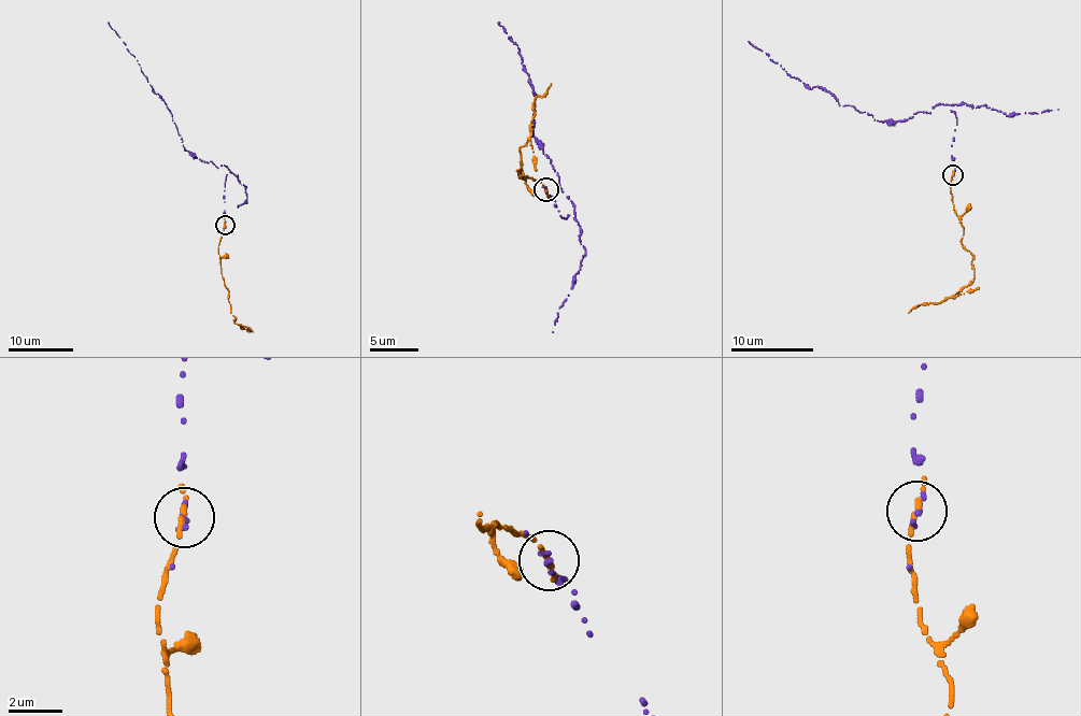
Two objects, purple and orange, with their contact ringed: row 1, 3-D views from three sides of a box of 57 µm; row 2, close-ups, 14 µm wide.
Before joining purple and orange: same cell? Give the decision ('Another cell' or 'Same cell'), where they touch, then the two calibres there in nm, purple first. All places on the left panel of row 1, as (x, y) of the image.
Same cell. Place: (225, 225). Thickness 240 nm (purple) against 170 nm

